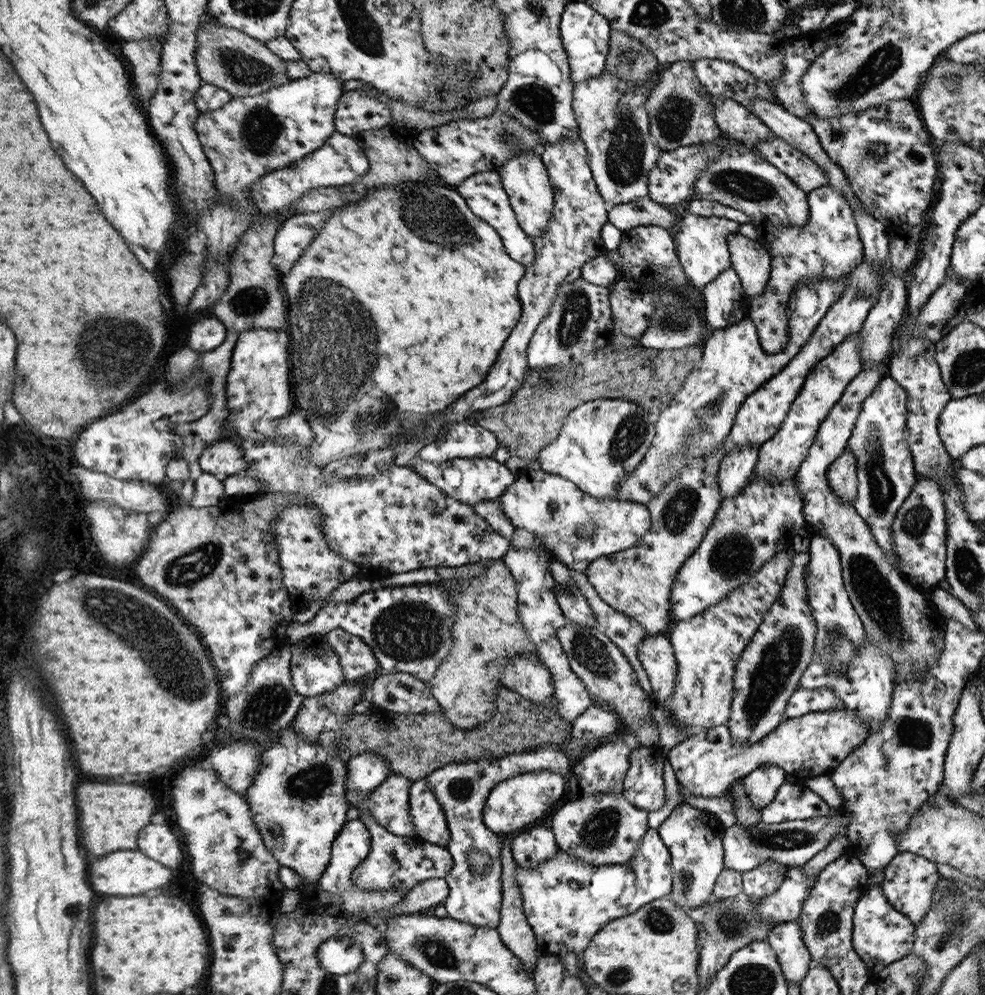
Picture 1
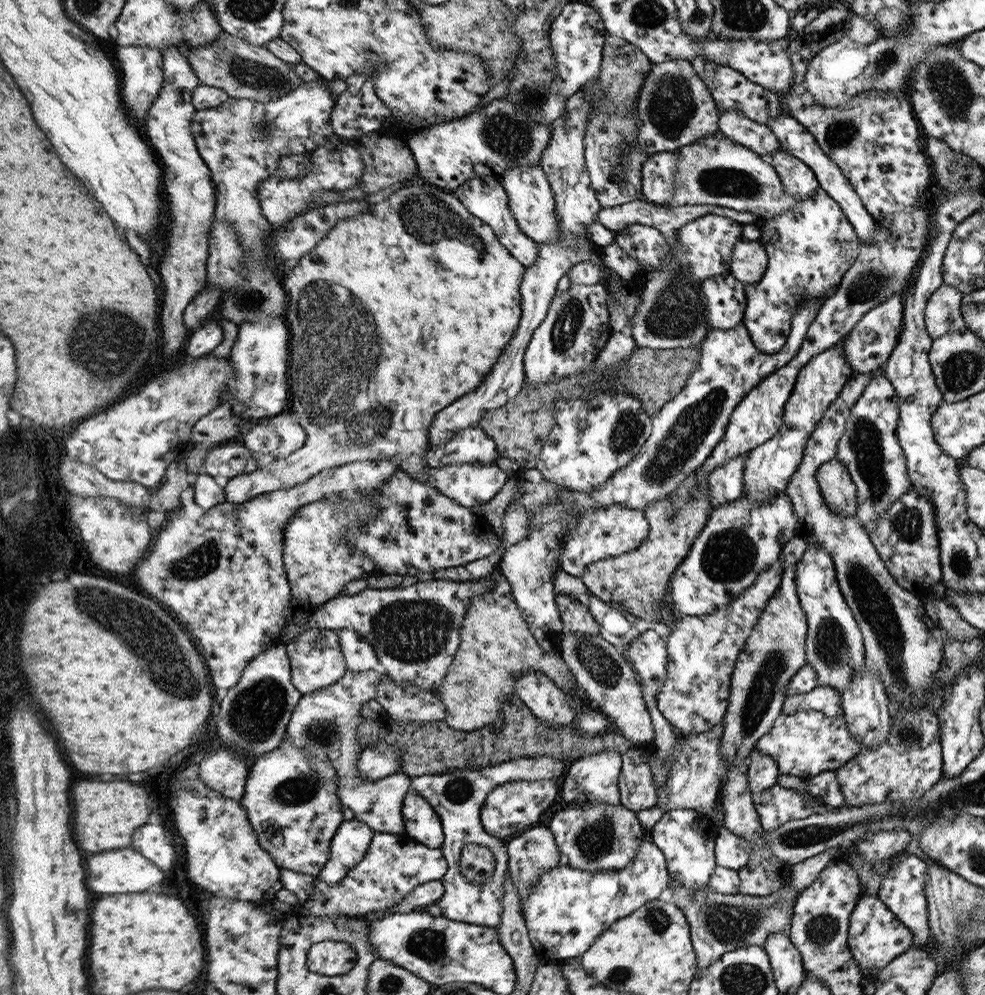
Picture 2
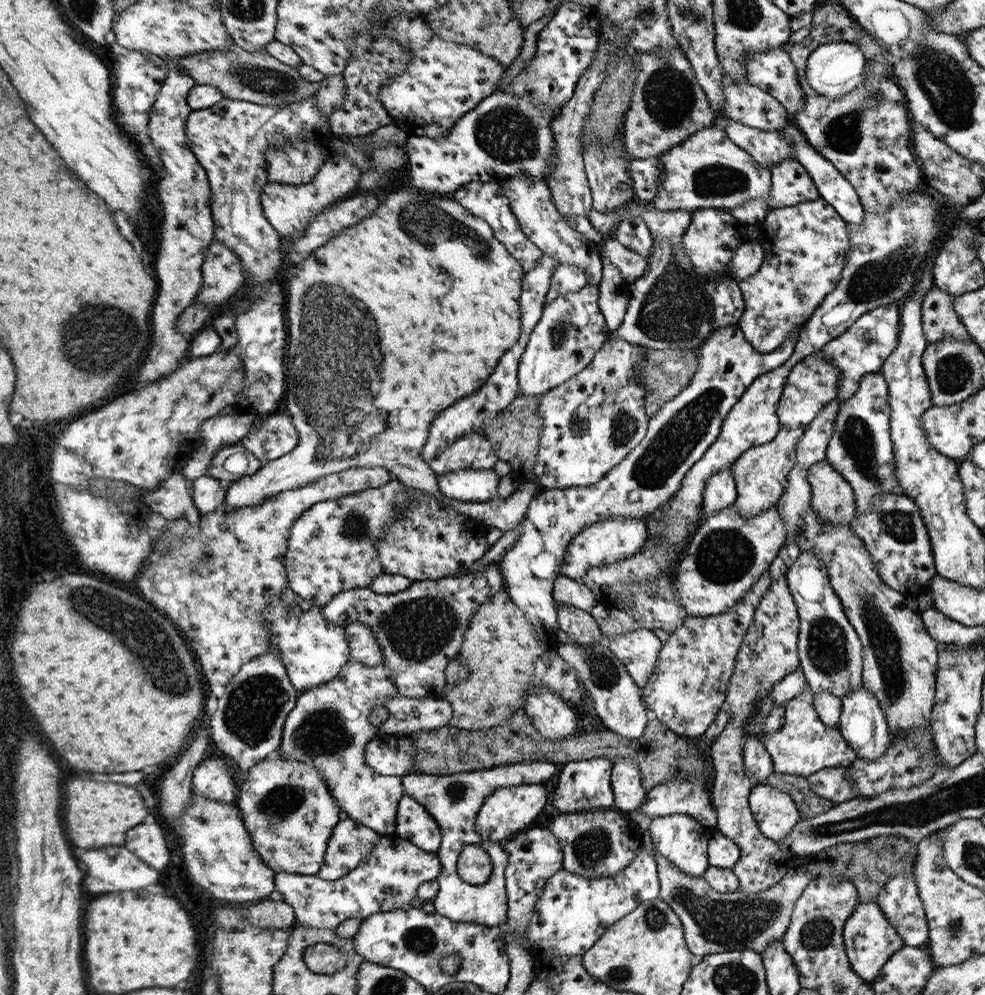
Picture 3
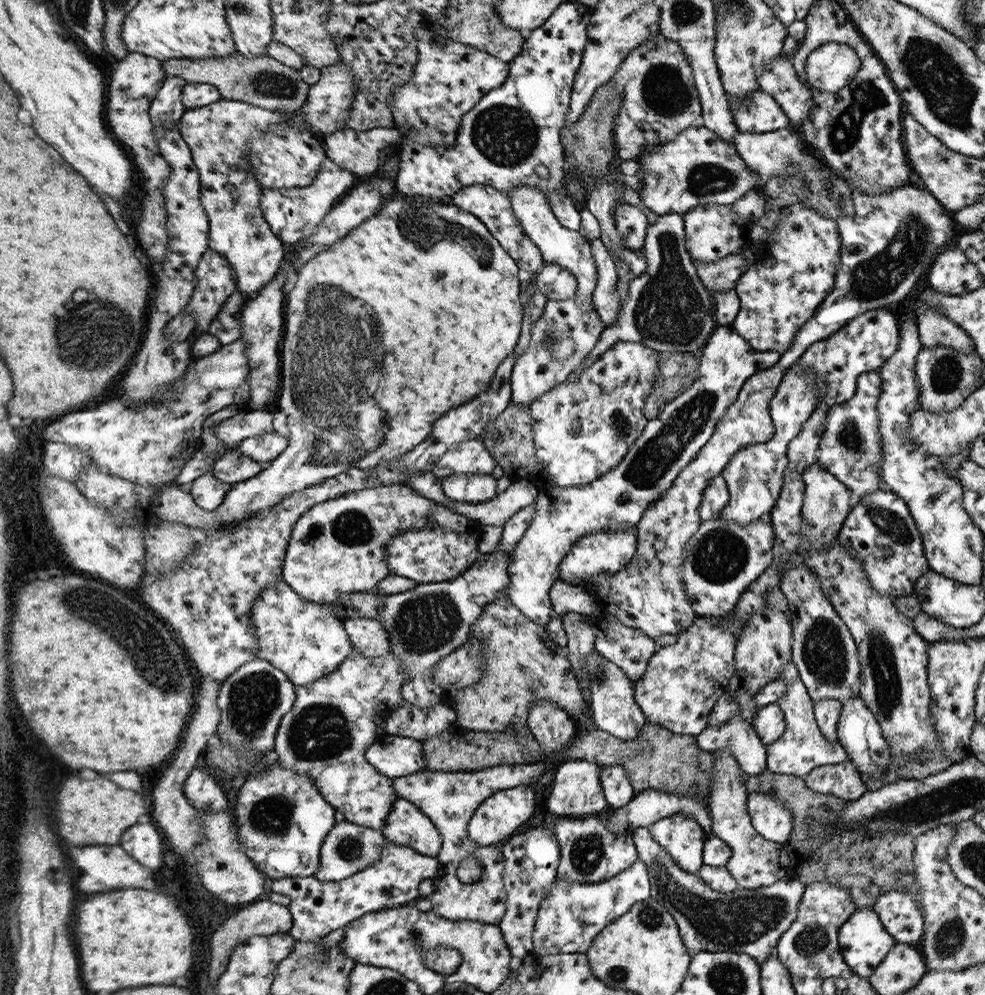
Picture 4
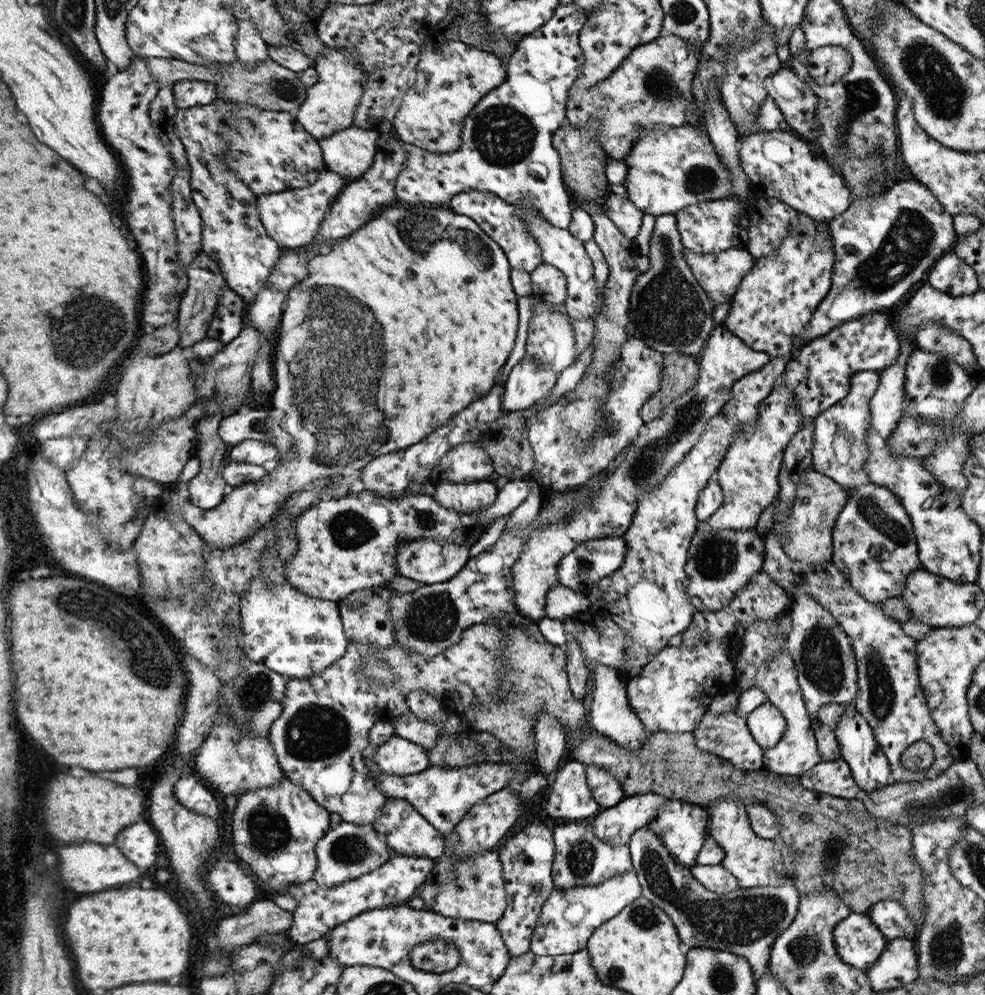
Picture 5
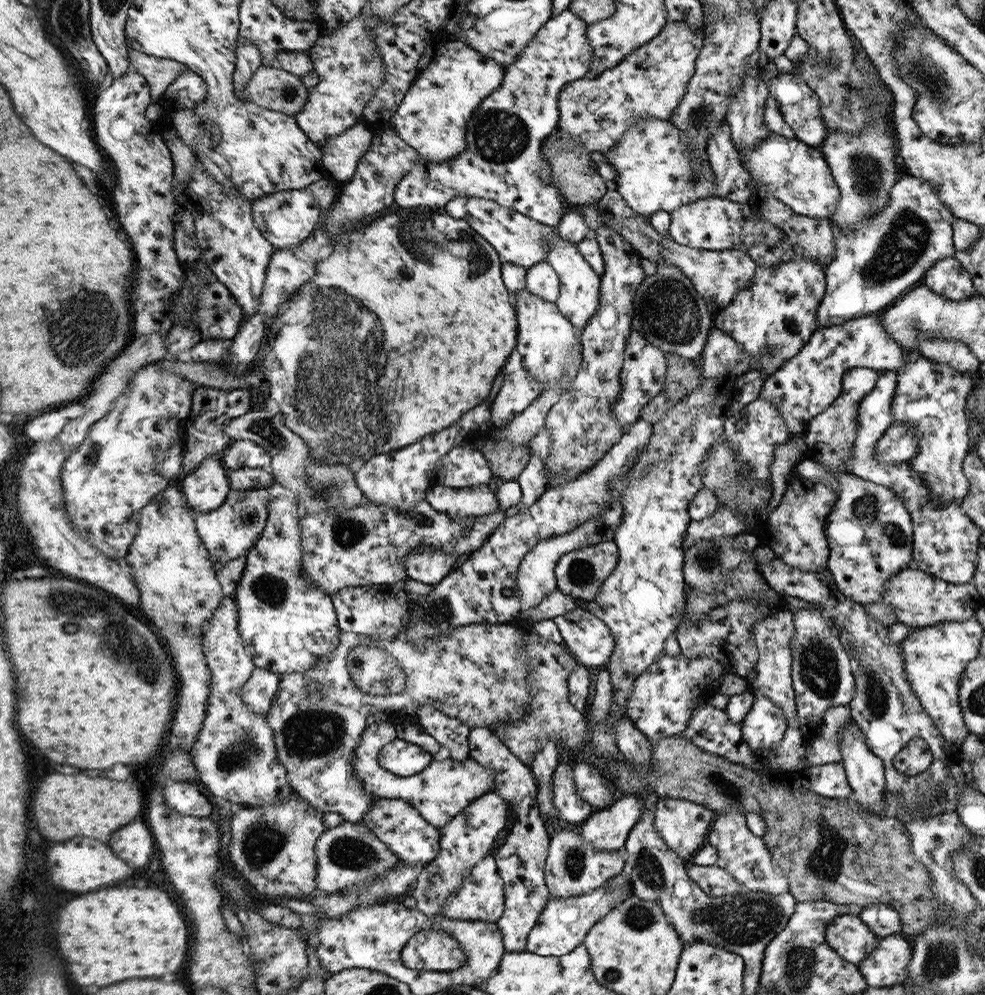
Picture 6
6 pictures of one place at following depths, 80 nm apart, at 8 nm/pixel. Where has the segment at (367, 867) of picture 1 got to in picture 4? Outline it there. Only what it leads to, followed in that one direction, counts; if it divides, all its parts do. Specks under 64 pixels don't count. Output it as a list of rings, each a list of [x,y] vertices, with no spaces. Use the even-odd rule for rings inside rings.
[[[385,841],[381,859],[349,878],[333,882],[318,880],[316,875],[277,878],[273,880],[272,890],[288,896],[291,900],[288,910],[293,923],[288,934],[293,936],[295,941],[310,940],[314,945],[333,930],[346,926],[362,915],[403,907],[406,902],[419,896],[419,886],[423,880],[436,879],[438,867],[437,857],[426,856],[409,846]]]

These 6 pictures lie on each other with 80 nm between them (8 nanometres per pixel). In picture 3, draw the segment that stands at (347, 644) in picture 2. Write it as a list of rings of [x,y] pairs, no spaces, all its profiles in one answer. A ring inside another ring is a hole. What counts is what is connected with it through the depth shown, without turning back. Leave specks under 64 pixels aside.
[[[352,622],[345,626],[345,633],[346,640],[349,641],[350,649],[352,650],[352,652],[350,652],[350,660],[352,660],[352,662],[358,662],[368,666],[368,668],[378,666],[381,663],[384,664],[384,654],[382,654],[382,650],[380,650],[380,645],[377,643],[370,625]]]

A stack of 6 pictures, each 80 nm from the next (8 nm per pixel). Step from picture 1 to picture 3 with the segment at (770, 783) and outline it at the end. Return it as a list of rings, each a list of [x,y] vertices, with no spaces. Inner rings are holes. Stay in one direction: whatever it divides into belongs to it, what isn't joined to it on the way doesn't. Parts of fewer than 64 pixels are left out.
[[[745,738],[744,761],[745,771],[752,779],[754,786],[764,785],[763,780],[772,772],[772,757],[764,748],[762,738]]]

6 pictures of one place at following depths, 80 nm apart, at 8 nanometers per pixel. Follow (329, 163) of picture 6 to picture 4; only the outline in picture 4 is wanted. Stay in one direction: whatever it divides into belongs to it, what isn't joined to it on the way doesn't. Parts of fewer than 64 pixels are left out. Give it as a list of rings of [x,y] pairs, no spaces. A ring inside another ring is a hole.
[[[342,129],[321,138],[328,159],[358,177],[376,174],[381,167],[384,147],[399,147],[404,141],[395,129],[373,132]]]

